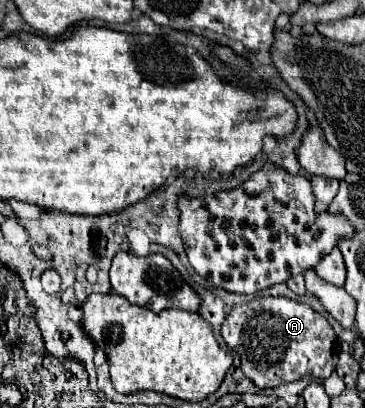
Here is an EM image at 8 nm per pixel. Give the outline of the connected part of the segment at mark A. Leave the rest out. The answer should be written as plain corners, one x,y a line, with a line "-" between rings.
256,297
248,303
236,305
228,313
228,317
222,325
222,337
228,343
228,347
240,355
240,359
242,359
240,367
242,367
244,375
250,377
254,381
254,385
260,389
278,387
282,383
296,381
306,375
326,379
334,373
336,355
340,353
338,337
336,337
332,325
326,321
326,317
316,313
310,305
292,301
288,297

